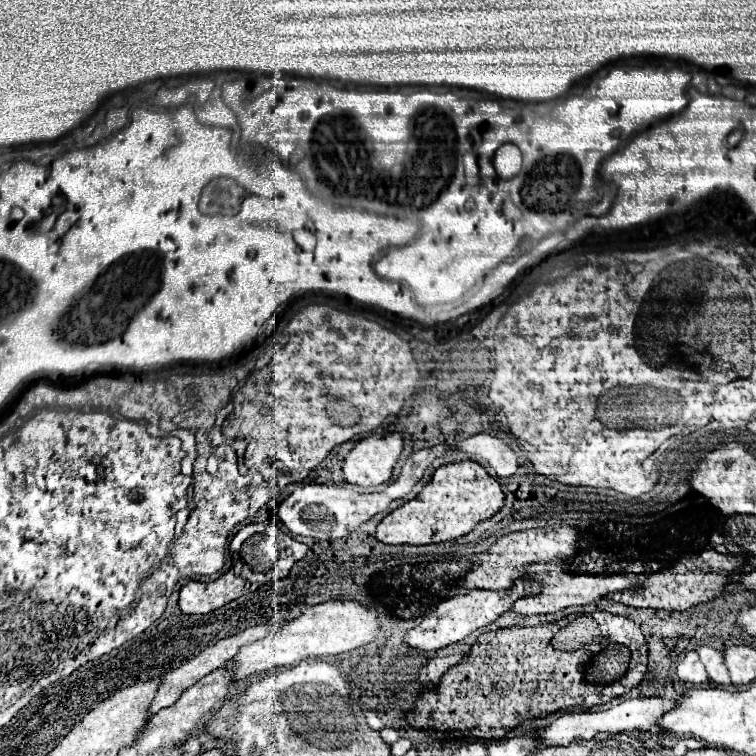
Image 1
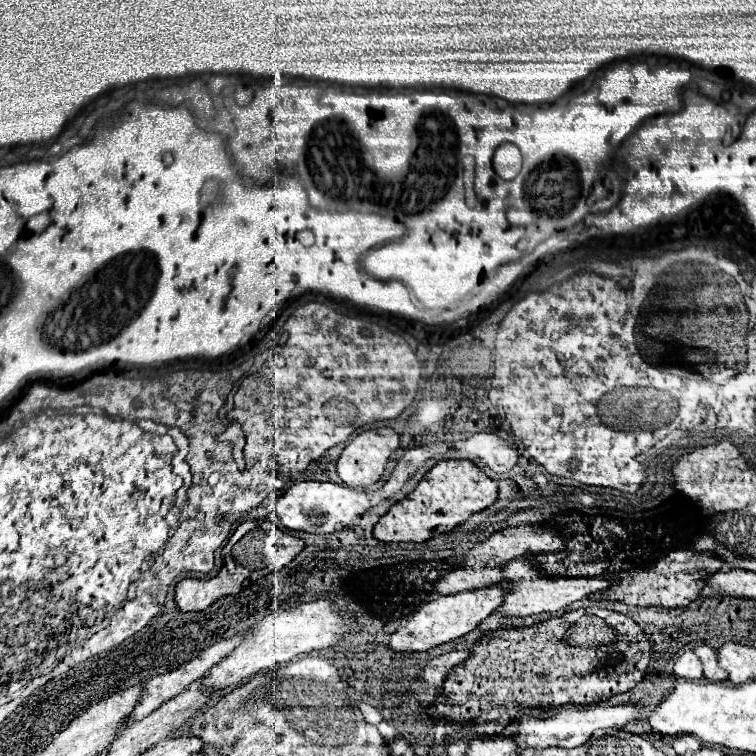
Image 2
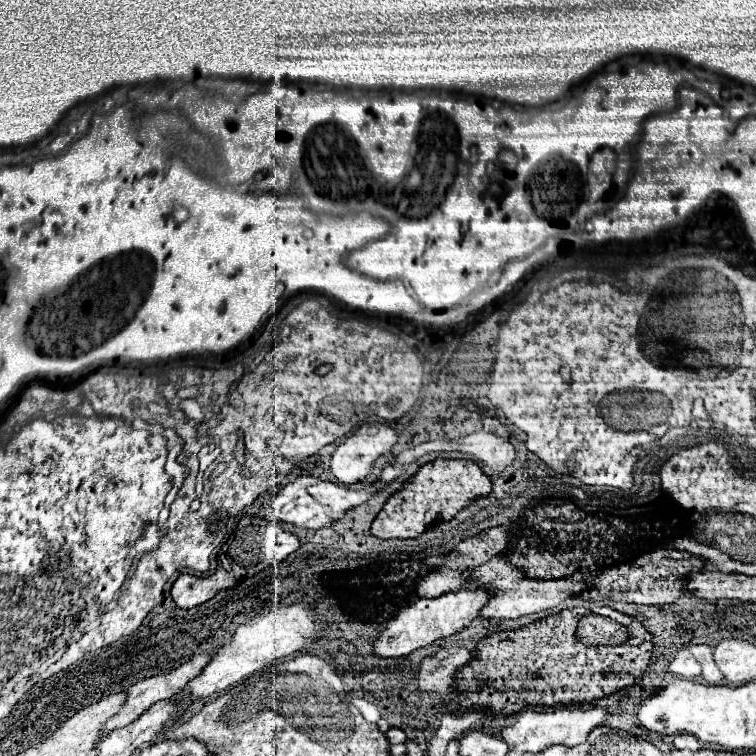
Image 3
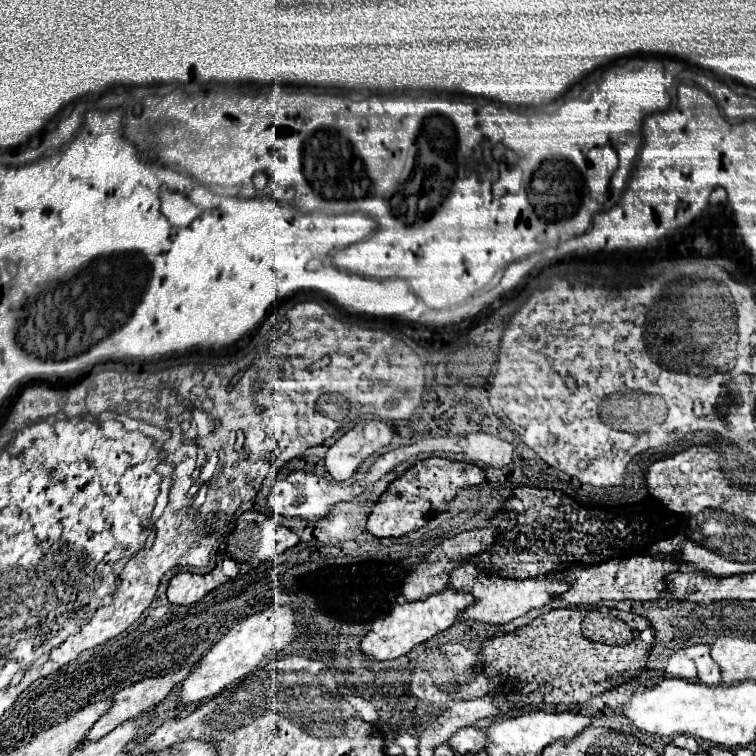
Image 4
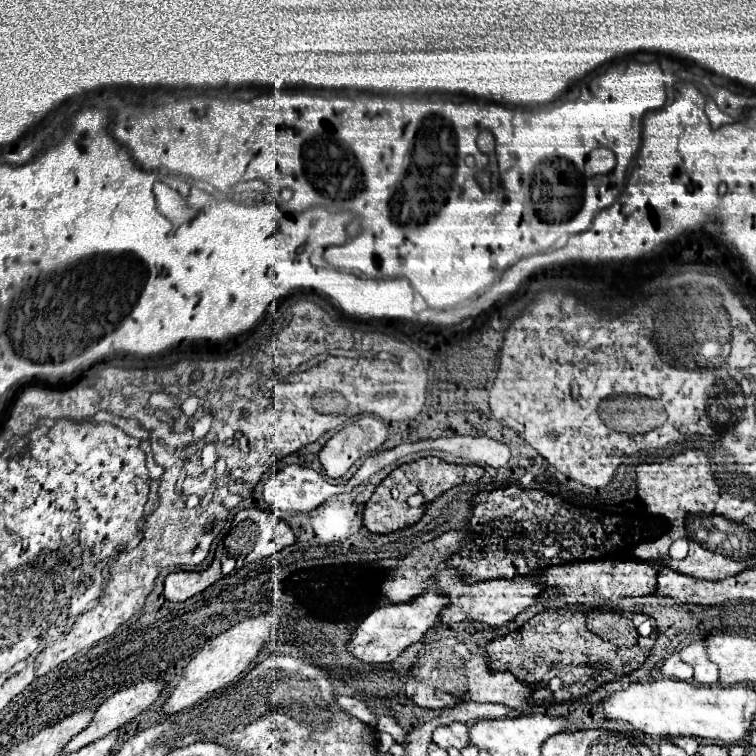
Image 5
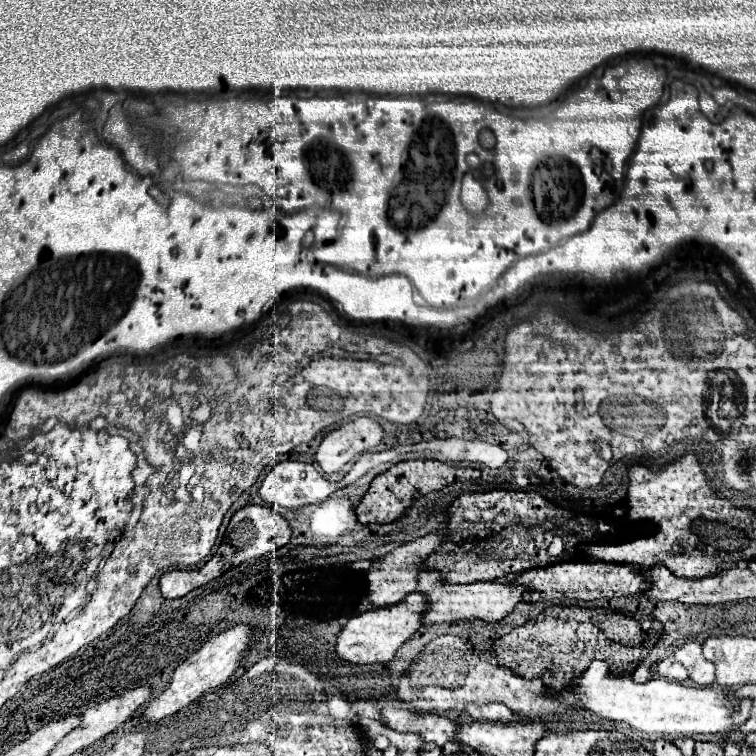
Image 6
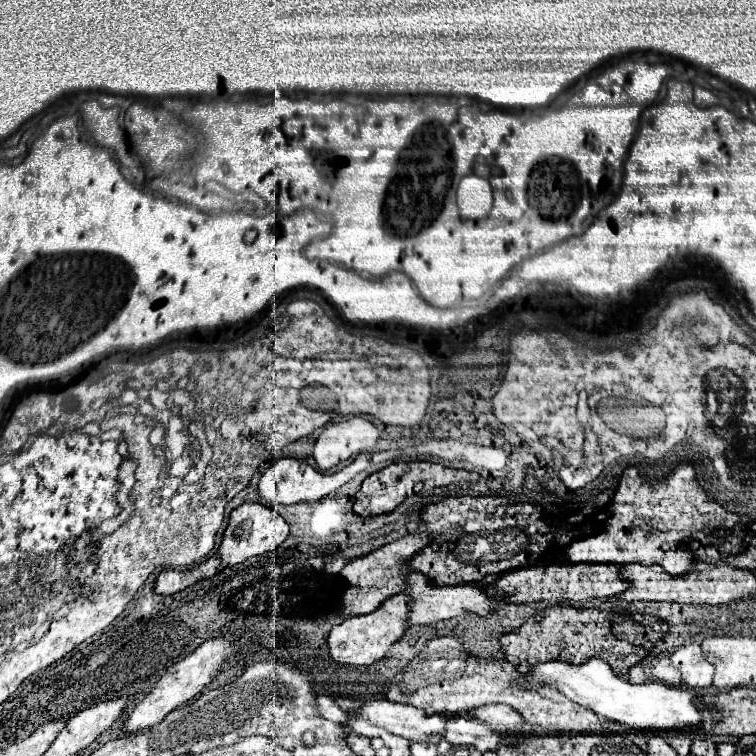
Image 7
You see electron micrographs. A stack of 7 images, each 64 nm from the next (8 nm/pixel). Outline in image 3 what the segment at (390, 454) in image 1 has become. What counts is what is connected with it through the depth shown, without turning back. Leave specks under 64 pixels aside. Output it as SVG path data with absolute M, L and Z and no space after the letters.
M362 424L336 448L330 458L330 470L344 484L358 482L370 474L374 460L380 454L390 452L394 444L396 432L388 424Z

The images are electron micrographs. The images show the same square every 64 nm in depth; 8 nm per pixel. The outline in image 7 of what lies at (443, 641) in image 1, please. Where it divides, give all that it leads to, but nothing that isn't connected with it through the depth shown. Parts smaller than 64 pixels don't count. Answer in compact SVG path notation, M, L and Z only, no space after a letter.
M396 594L392 598L386 598L380 608L376 608L370 614L348 618L342 624L334 626L328 636L328 650L334 662L344 664L344 666L368 666L378 662L388 648L404 634L406 618L408 618L408 598L404 594Z

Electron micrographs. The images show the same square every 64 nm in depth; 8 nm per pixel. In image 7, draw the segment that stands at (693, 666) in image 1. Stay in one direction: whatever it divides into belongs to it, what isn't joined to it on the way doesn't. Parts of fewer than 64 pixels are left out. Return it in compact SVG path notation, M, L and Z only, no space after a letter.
M668 657L660 659L652 668L652 677L654 680L660 680L673 686L678 686L682 682L680 670L676 670L671 666Z

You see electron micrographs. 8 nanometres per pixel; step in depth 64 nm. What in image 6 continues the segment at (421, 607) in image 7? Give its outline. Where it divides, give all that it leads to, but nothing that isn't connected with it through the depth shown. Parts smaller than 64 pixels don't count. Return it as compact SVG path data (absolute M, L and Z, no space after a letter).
M422 570L418 572L418 592L426 596L426 610L422 616L424 624L440 624L440 622L454 622L454 620L468 620L480 618L486 622L498 622L506 614L514 610L514 606L522 600L524 588L510 586L510 584L496 584L496 582L474 582L474 584L458 584L448 586L442 582L438 572Z

